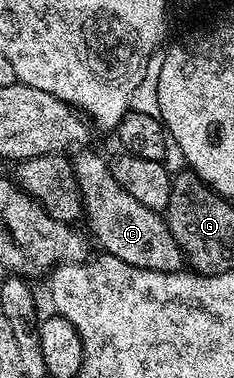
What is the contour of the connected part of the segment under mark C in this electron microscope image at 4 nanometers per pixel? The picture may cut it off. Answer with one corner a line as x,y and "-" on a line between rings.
89,147
78,149
71,160
81,196
83,221
89,224
88,232
92,240
96,244
98,241
102,245
100,248
112,257
123,259
123,263
131,263
131,267
164,273
178,272
183,265
181,248
179,243
175,243
164,216
158,210
143,207
135,195
127,195
127,191
119,187
115,175
111,175
109,161
91,150

